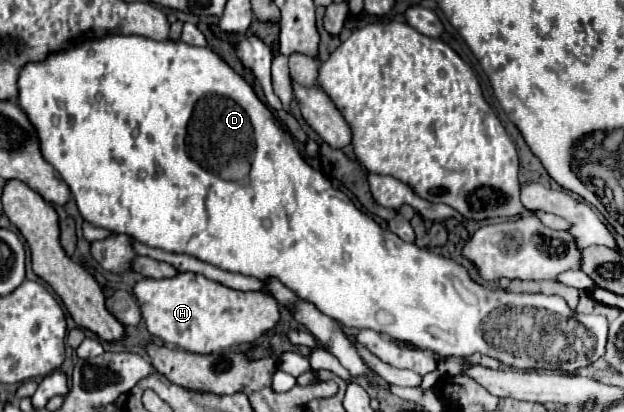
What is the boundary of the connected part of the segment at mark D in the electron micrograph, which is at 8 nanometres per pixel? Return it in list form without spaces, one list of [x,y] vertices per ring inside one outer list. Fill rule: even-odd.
[[[104,35],[104,37],[78,37],[72,39],[72,45],[60,51],[52,51],[46,55],[46,59],[38,63],[26,63],[20,69],[18,75],[18,107],[26,113],[28,121],[36,129],[42,157],[54,165],[60,173],[60,177],[70,187],[72,197],[76,199],[76,205],[82,213],[82,217],[96,225],[104,227],[112,233],[124,233],[128,237],[134,237],[136,241],[158,247],[170,253],[186,253],[194,255],[200,261],[212,263],[220,269],[244,273],[250,277],[256,277],[260,281],[276,279],[282,285],[286,285],[294,295],[300,299],[312,303],[316,309],[320,309],[324,315],[340,321],[346,327],[356,329],[374,329],[378,333],[386,333],[392,339],[400,339],[412,345],[418,345],[420,349],[440,353],[442,357],[470,357],[474,353],[484,353],[500,363],[514,367],[514,369],[552,369],[552,371],[564,371],[574,373],[580,367],[590,365],[598,357],[604,355],[606,345],[606,333],[608,333],[608,321],[600,315],[578,315],[572,311],[562,297],[548,297],[548,295],[514,295],[502,289],[490,291],[478,283],[474,283],[464,267],[454,263],[452,259],[444,259],[442,255],[434,255],[428,249],[420,249],[414,243],[402,241],[396,233],[384,231],[370,215],[356,209],[356,205],[350,201],[348,195],[332,187],[329,177],[320,169],[312,169],[302,155],[298,153],[294,139],[288,135],[288,131],[282,129],[274,113],[258,99],[254,89],[246,83],[244,77],[240,77],[222,57],[218,57],[210,47],[204,47],[204,57],[200,57],[200,47],[192,47],[184,41],[152,41],[146,37],[136,35]],[[502,309],[504,313],[504,325],[488,331],[486,325],[482,325],[488,315],[494,317],[494,311]],[[494,335],[500,335],[500,345],[496,347]]]

